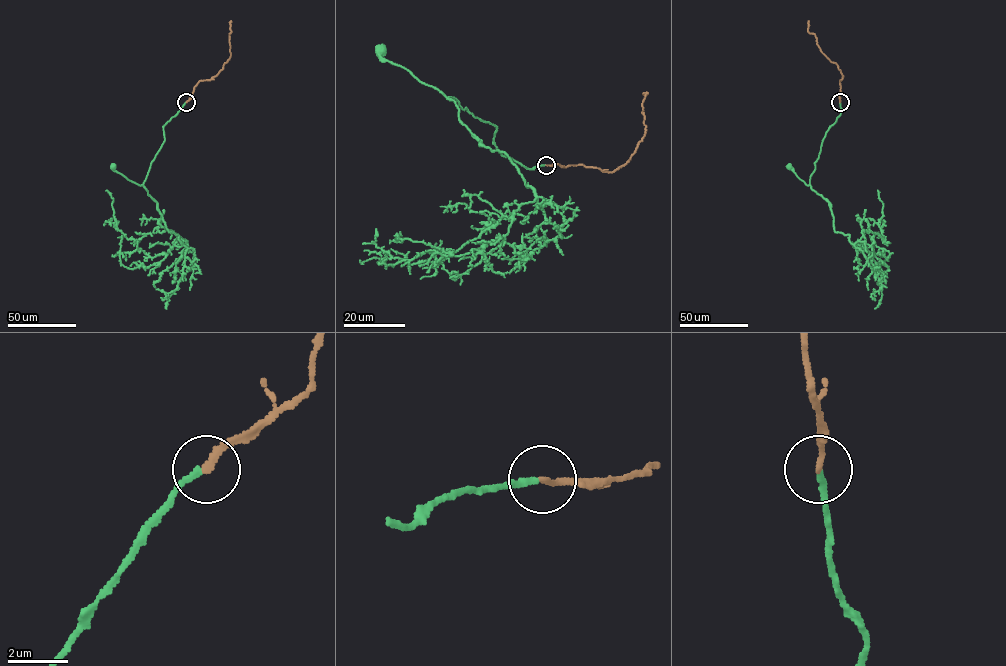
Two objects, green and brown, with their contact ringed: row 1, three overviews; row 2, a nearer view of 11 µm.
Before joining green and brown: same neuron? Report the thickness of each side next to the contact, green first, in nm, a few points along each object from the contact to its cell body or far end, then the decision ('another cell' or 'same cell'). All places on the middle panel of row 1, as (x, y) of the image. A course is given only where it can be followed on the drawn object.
200 nm thick on the green side, 200 nm on the other; green runs (545, 165), (529, 169), (504, 156), (495, 145), (497, 127), (384, 59), (379, 51); brown runs (545, 165), (576, 165), (610, 172), (621, 167), (628, 161), (644, 135), (642, 102), (644, 93), (646, 95); same cell

